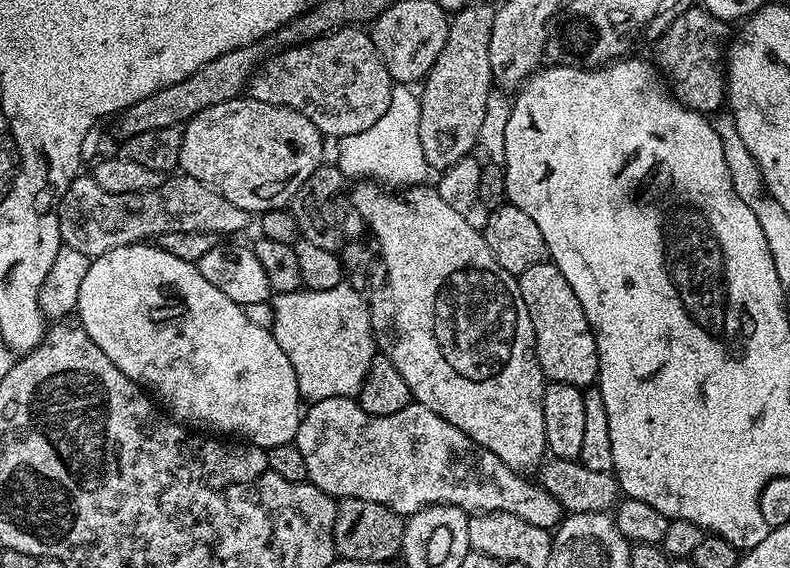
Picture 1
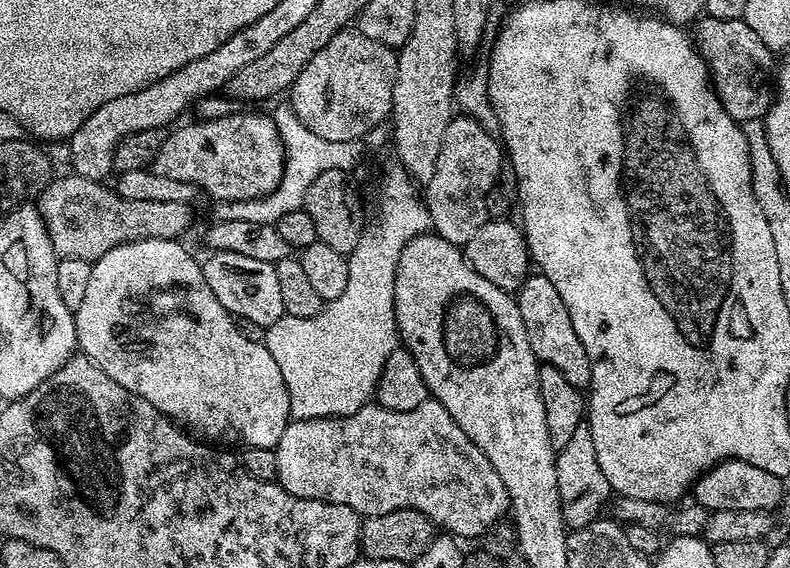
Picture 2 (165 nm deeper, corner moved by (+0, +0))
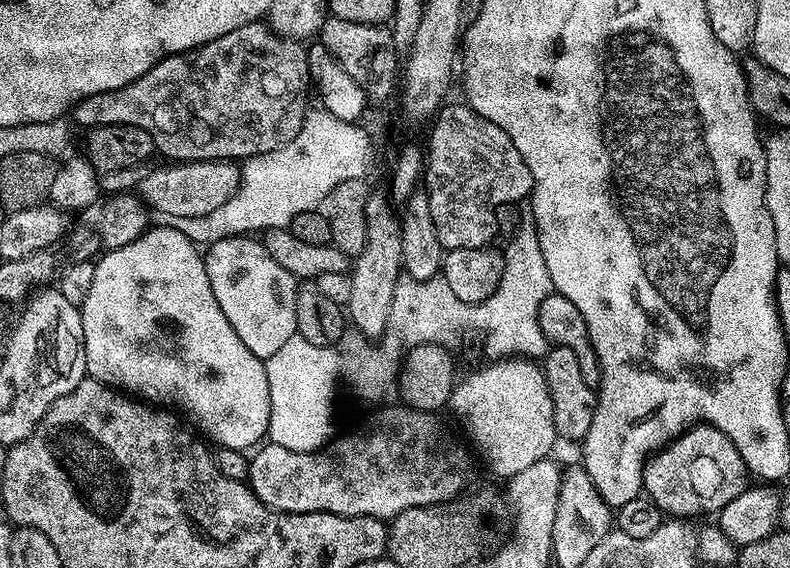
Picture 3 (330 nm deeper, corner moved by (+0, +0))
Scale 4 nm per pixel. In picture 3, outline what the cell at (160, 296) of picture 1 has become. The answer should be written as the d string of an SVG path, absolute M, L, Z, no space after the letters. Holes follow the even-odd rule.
M152 226L134 242L116 248L112 252L104 252L95 261L95 265L94 283L90 285L90 294L86 294L84 303L79 305L82 334L84 335L84 357L88 366L87 375L93 380L100 381L101 384L123 390L141 401L151 402L153 405L163 406L165 409L175 410L177 413L185 412L205 432L203 435L213 445L241 450L248 450L248 447L251 449L253 446L259 445L265 439L268 431L268 418L272 413L268 379L264 373L265 361L259 360L254 354L250 354L250 350L246 350L246 342L242 342L242 338L238 338L238 334L234 334L234 326L230 326L226 314L222 314L222 306L218 306L218 298L214 298L214 290L210 290L210 278L206 274L201 249L193 244L190 238L186 238L186 234L182 234L176 228Z

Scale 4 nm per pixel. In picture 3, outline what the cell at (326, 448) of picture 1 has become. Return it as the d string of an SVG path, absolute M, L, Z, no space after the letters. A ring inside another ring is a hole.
M403 411L384 412L345 440L333 439L315 452L295 452L265 443L249 459L246 483L276 512L373 516L385 522L402 510L455 500L469 487L472 460L467 450L440 429L433 413Z

